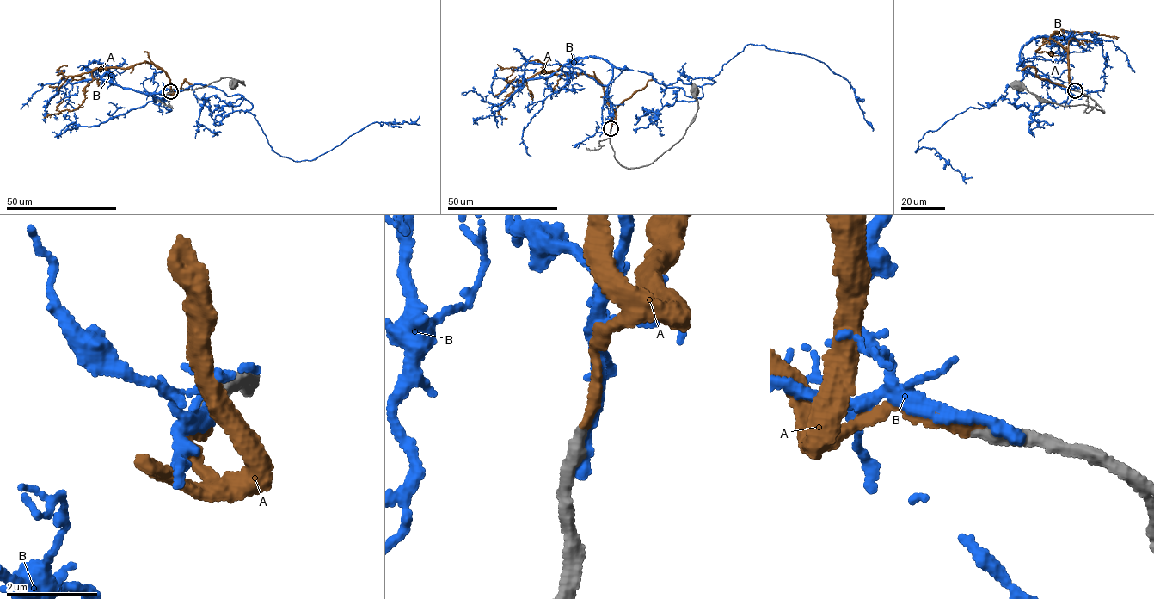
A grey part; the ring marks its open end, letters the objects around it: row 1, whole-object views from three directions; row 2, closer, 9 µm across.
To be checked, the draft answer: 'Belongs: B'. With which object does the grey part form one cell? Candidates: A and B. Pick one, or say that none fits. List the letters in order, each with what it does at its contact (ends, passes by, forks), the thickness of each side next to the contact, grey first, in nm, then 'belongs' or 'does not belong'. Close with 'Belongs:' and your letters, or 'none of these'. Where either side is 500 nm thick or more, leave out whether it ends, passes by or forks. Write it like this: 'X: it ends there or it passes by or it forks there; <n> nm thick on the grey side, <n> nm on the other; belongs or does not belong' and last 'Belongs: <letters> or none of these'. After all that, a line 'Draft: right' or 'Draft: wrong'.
A: it ends there; 300 nm thick on the grey side, 220 nm on the other; belongs
B: it ends there; 380 nm thick on the grey side, 280 nm on the other; does not belong
Belongs: A
Draft: wrong

